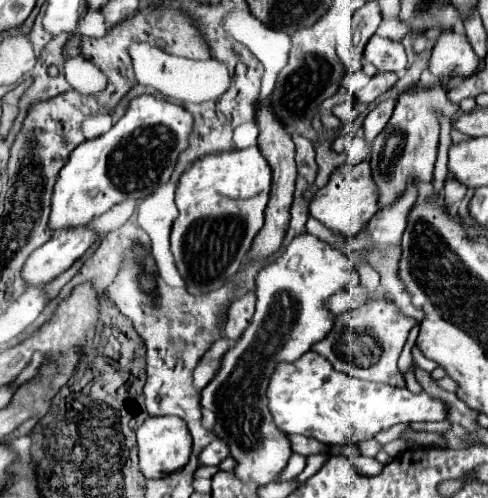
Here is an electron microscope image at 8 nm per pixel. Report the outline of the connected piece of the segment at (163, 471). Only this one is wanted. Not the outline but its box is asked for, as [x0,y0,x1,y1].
[136,416,192,478]

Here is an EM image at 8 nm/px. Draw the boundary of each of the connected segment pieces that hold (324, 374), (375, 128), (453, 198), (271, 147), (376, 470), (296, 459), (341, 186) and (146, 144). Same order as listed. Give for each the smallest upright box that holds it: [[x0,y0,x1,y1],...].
[[266,350,446,446],[364,98,394,144],[444,174,468,208],[252,106,296,258],[352,456,384,476],[278,454,306,482],[310,160,380,236],[50,94,192,230]]

